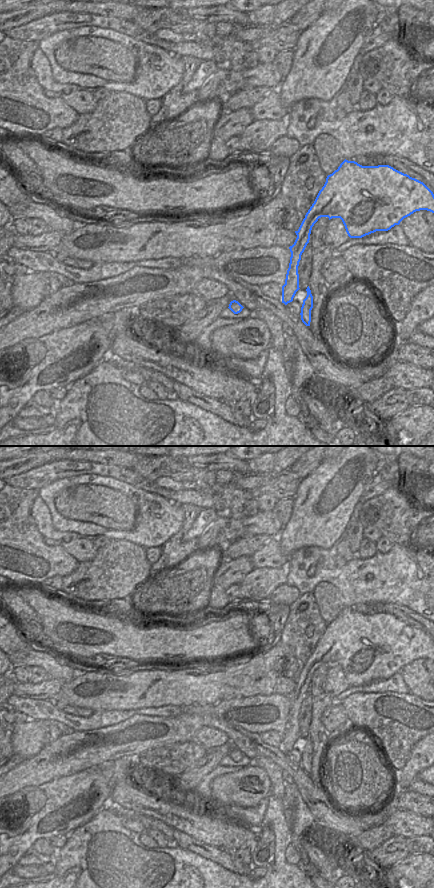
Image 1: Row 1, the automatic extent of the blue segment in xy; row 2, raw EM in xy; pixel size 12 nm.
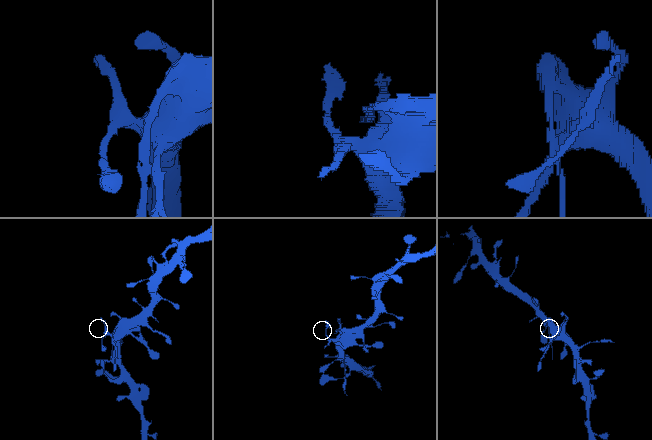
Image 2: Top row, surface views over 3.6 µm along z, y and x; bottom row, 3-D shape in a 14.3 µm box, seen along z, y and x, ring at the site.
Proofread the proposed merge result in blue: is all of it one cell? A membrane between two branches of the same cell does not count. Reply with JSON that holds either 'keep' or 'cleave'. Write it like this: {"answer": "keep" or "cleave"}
{"answer": "cleave"}

